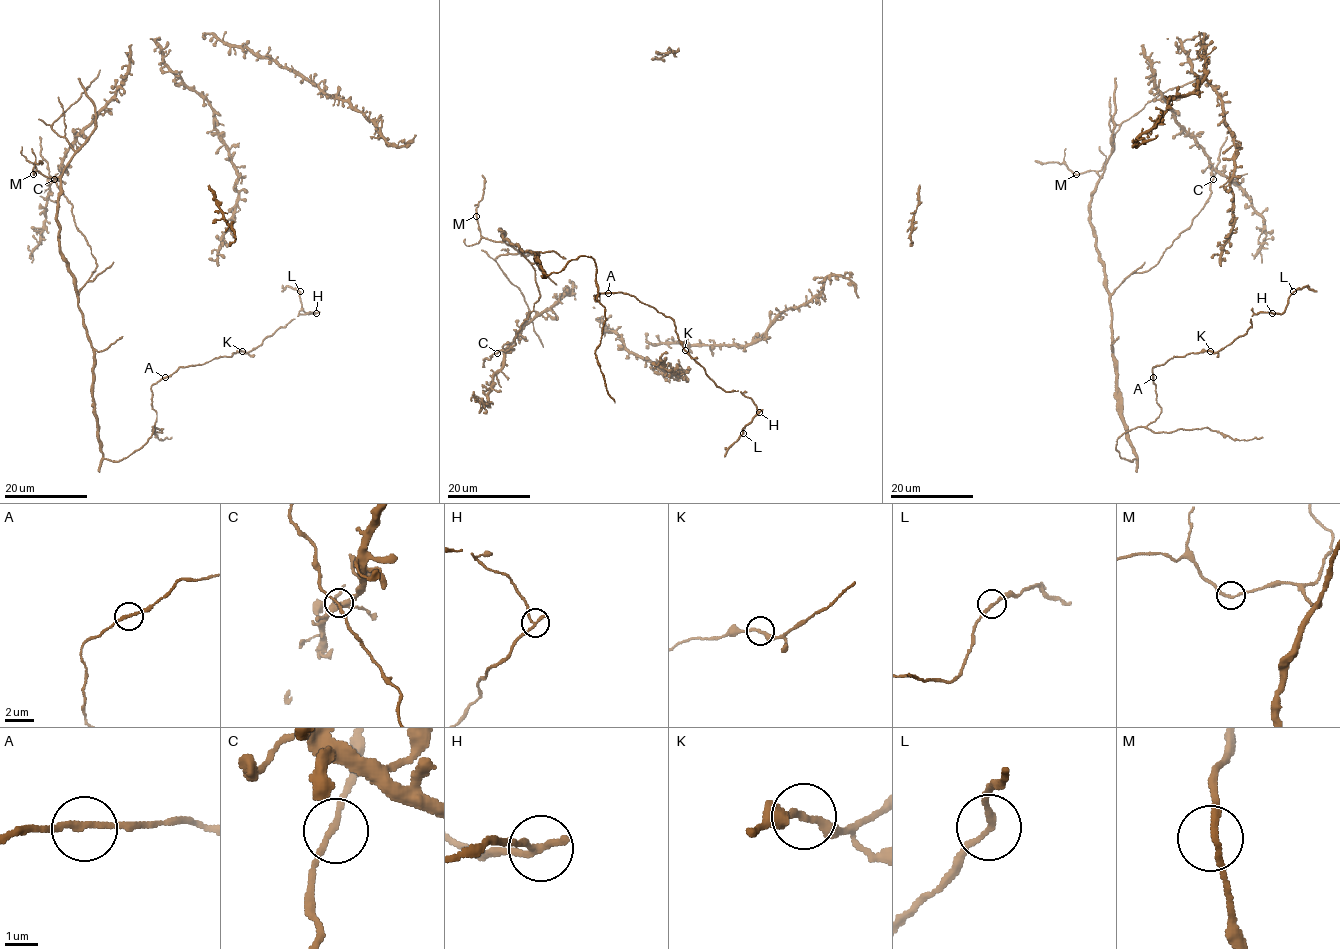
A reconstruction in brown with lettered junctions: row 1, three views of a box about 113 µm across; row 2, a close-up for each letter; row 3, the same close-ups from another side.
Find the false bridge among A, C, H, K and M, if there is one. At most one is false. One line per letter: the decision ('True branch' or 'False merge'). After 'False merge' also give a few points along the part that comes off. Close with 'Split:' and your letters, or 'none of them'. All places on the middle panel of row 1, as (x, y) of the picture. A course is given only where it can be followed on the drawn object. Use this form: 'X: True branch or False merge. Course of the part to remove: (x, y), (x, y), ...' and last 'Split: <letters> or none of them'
A: True branch
C: True branch
H: False merge. Course of the part to remove: (759, 411), (724, 456)
K: True branch
M: True branch
Split: H

